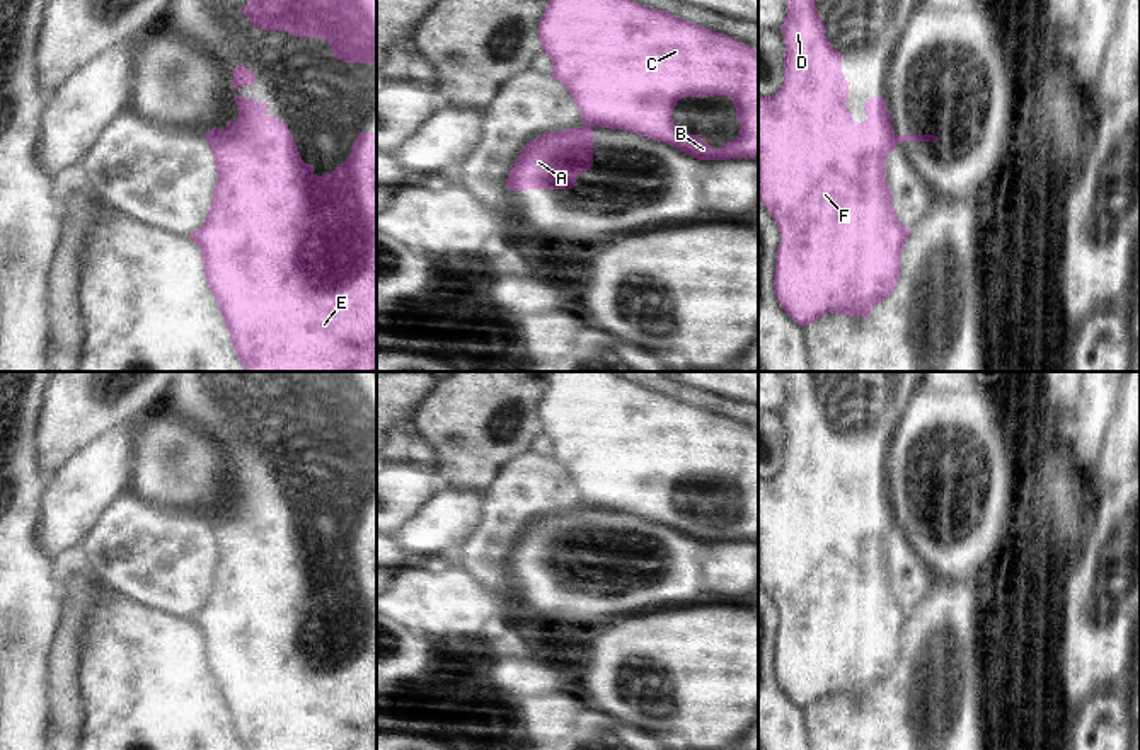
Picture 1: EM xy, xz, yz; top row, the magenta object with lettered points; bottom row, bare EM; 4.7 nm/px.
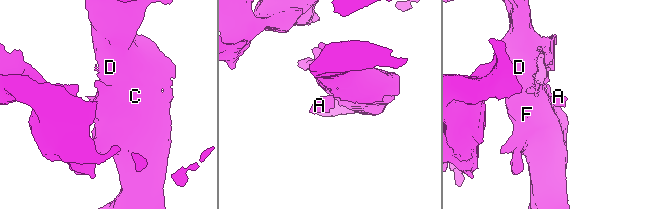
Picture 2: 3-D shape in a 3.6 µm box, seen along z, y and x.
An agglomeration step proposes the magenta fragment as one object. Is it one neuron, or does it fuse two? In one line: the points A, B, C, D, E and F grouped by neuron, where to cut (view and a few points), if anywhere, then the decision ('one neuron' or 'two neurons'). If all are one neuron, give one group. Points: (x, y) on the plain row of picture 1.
A / B C D E F | yz (893, 517), (897, 525) | two neurons

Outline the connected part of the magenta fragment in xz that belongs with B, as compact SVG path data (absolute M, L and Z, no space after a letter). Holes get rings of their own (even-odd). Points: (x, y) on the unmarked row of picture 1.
M545 372L547 389L538 402L538 423L542 426L542 435L545 435L552 441L552 459L566 469L571 476L573 482L578 488L579 498L586 508L602 508L610 511L624 511L641 518L648 518L651 522L668 525L680 534L685 534L697 542L731 542L731 540L753 540L758 539L758 433L750 430L748 426L736 423L726 416L719 416L716 412L705 411L702 407L683 402L678 397L673 397L666 392L648 390L637 384L630 384L613 372ZM709 477L728 477L734 489L736 499L740 505L740 515L734 523L728 523L719 530L712 530L705 522L697 516L682 515L673 501L673 491L678 482L683 479L709 479Z

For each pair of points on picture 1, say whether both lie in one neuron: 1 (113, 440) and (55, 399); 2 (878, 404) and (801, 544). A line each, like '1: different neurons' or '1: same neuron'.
1: different neurons
2: same neuron

